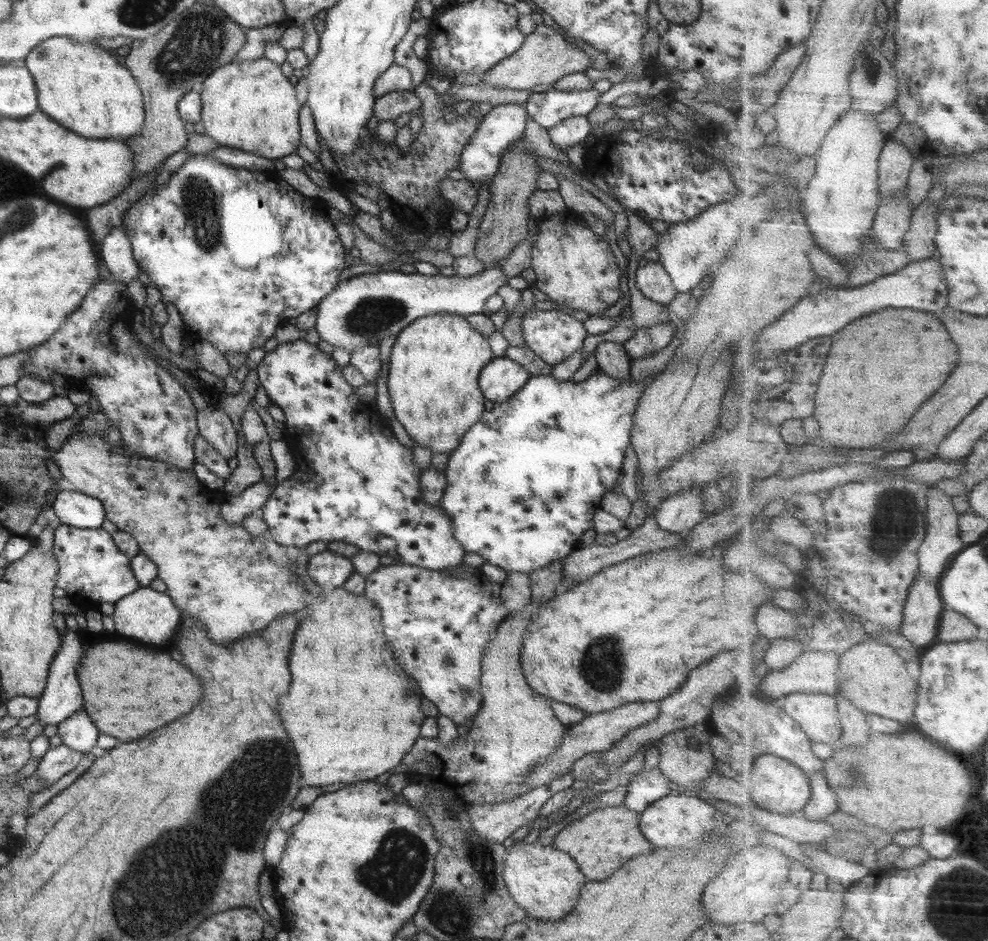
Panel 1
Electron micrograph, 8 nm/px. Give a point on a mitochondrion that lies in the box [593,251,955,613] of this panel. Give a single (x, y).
(897, 524)

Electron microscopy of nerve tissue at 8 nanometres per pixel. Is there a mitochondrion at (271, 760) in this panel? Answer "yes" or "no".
yes

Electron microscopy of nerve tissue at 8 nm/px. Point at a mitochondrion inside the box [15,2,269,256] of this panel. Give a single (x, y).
(200, 40)

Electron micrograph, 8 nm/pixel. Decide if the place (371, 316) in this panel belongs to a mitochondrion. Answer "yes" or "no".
yes

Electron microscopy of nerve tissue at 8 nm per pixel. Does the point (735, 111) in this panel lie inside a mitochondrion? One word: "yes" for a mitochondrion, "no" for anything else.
no

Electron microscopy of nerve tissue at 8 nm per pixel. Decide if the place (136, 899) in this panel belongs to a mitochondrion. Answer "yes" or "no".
yes

